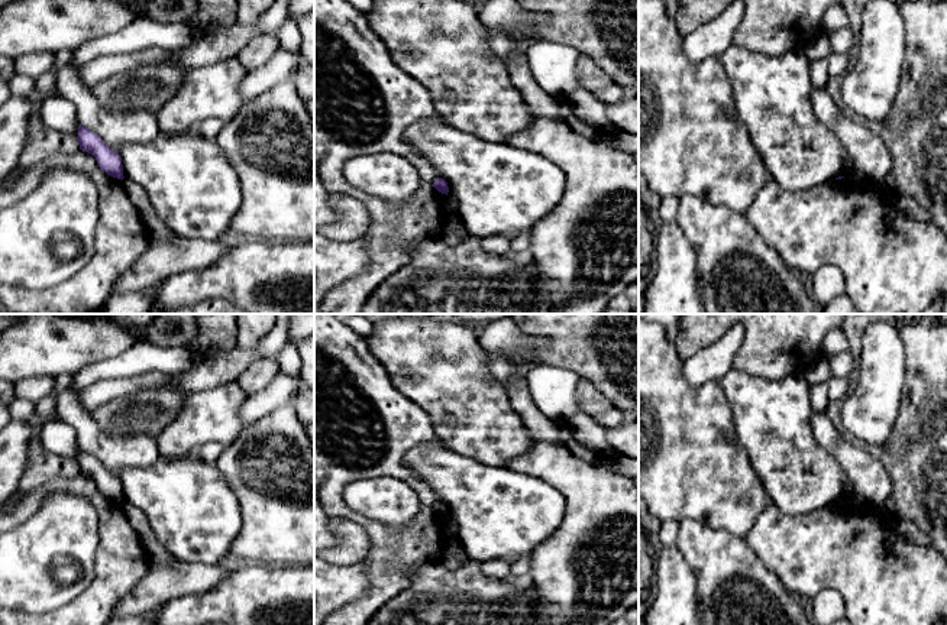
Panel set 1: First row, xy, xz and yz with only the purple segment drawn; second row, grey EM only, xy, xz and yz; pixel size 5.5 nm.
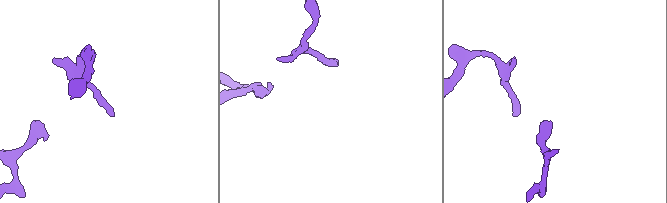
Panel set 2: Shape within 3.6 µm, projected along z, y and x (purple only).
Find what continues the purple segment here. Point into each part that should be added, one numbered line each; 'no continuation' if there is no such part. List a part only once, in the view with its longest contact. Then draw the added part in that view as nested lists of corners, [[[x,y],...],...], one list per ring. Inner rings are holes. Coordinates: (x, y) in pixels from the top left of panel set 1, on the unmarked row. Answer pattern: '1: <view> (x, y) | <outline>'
no continuation

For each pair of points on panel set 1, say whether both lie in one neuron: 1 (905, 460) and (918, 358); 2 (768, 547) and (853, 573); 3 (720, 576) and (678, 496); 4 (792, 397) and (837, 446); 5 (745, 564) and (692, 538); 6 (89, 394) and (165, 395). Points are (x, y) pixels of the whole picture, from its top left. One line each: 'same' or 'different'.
1: same
2: same
3: different
4: different
5: same
6: different

